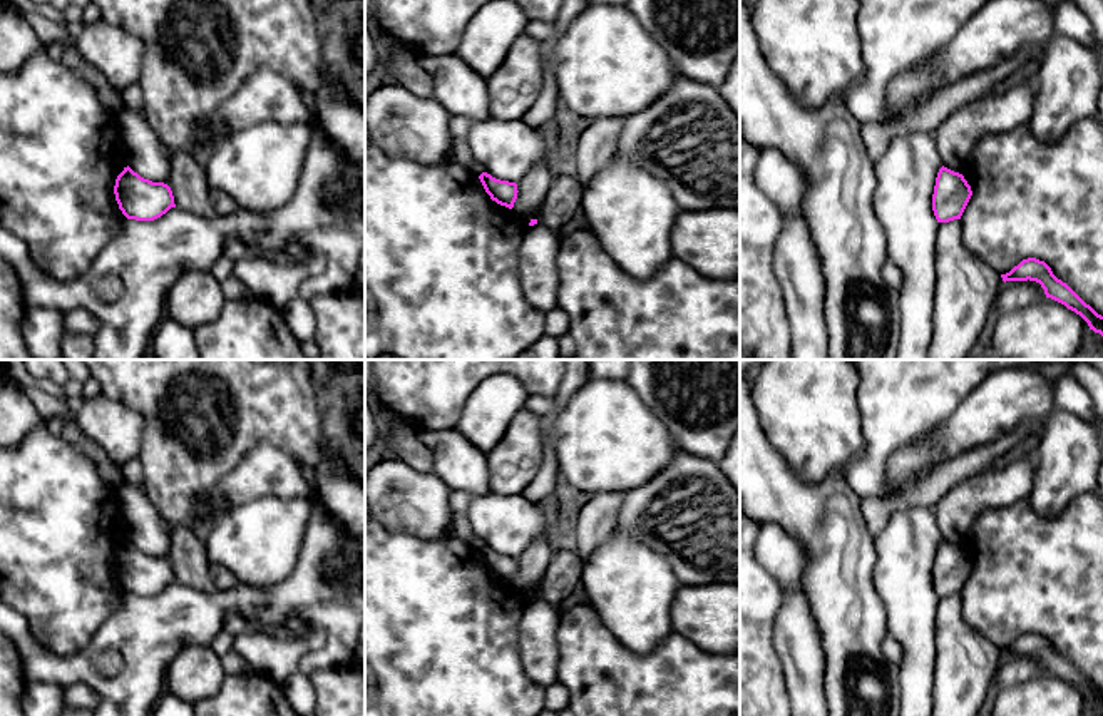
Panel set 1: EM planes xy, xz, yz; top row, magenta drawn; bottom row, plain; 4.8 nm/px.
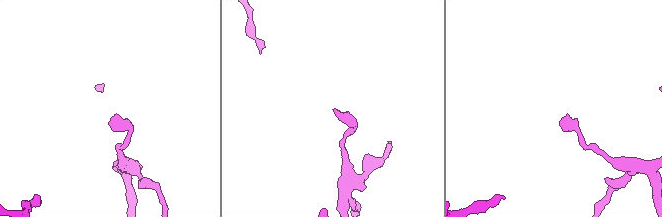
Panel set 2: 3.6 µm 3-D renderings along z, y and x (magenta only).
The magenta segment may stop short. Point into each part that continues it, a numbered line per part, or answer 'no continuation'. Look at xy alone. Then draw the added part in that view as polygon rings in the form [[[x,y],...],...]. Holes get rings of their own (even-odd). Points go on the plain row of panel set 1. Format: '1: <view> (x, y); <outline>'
no continuation

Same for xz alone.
no continuation

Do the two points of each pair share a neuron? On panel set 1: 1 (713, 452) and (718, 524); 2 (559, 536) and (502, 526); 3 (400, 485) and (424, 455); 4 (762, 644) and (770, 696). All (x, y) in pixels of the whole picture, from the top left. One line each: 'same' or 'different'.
1: different
2: same
3: different
4: same

